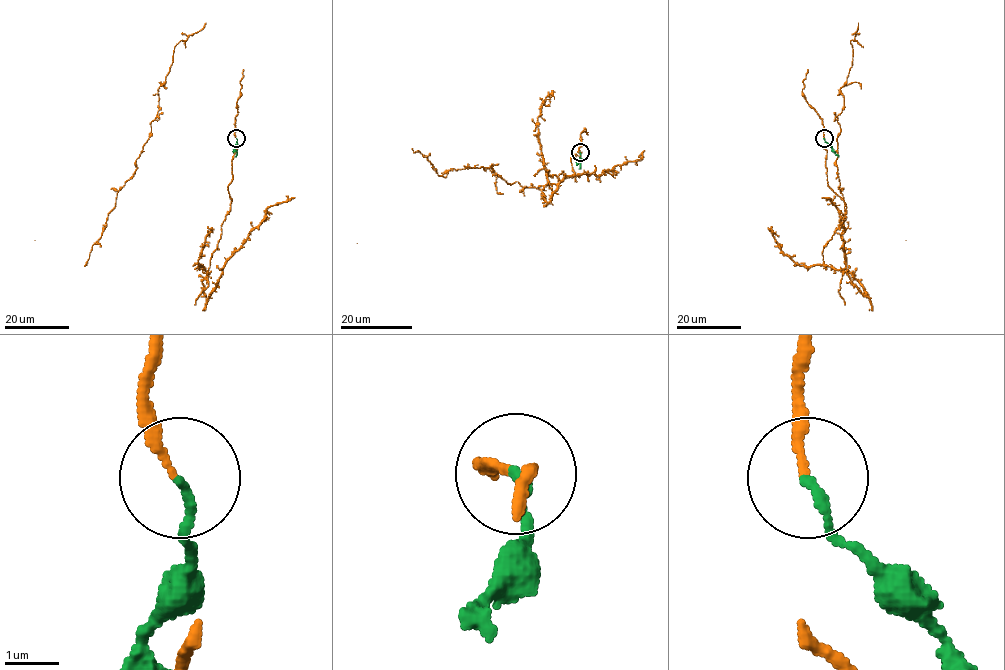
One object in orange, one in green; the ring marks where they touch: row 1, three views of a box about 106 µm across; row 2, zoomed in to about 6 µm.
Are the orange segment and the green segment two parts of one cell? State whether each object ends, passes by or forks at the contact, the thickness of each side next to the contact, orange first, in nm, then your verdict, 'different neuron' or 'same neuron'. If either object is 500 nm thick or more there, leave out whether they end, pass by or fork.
orange ends | green ends | 140/150 nm | different neuron

